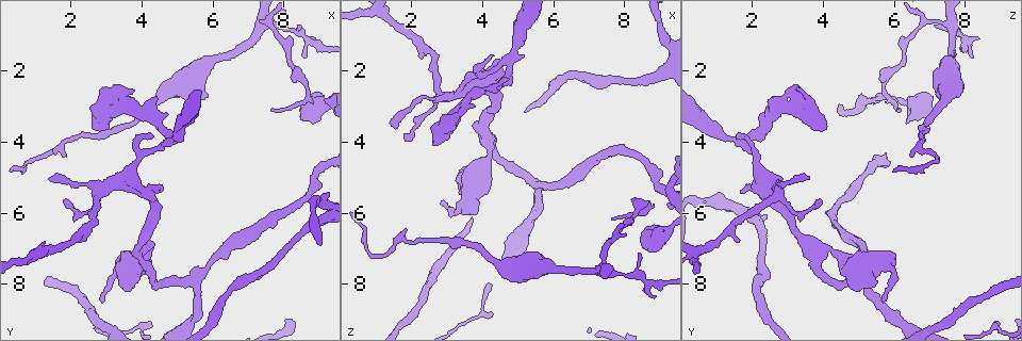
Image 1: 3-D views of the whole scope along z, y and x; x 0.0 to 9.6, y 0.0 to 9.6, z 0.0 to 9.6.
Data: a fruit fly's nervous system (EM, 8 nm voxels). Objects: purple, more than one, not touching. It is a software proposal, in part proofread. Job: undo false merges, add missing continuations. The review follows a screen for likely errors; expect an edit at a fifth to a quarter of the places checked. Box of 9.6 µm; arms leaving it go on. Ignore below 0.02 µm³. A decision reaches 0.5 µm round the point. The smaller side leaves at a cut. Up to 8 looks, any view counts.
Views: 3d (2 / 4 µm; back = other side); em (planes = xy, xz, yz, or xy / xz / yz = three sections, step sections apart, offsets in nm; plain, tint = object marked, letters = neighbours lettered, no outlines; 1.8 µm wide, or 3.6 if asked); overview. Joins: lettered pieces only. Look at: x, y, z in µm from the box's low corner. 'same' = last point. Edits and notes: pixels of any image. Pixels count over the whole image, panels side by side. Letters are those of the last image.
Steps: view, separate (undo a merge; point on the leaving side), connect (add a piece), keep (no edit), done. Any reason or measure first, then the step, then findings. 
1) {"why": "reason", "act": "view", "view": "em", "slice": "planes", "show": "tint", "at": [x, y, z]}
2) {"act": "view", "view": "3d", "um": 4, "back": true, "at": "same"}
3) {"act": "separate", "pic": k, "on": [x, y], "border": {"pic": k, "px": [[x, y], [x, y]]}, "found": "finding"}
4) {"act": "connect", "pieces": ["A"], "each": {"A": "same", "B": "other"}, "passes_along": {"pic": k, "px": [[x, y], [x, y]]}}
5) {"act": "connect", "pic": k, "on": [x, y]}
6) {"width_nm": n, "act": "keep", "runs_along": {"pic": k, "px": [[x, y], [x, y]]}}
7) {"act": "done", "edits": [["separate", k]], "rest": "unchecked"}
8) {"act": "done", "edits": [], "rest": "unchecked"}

{"why": "touches itself", "act": "view", "view": "3d", "um": 2, "at": [2.95, 3.15, 3.55]}

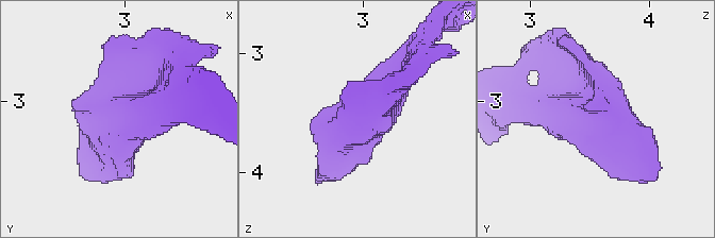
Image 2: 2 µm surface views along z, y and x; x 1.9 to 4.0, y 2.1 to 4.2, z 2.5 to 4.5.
{"why": "need the tissue", "act": "view", "view": "em", "slice": "planes", "show": "letters", "at": [3.00, 3.14, 3.56]}

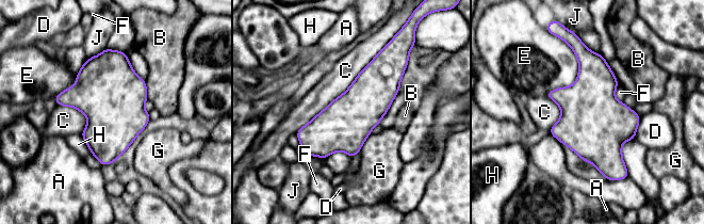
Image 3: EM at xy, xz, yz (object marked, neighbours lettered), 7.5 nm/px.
{"act": "keep", "each": {"A": "other", "B": "other", "C": "other", "D": "other", "E": "other", "F": "other", "G": "other", "H": "other", "J": "other"}, "border": {"pic": 3, "px": [[385, 46], [344, 92], [295, 133]]}, "found": "all the same neuron"}

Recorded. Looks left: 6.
{"why": "three arms meet", "act": "view", "view": "3d", "um": 4, "at": [4.10, 7.00, 4.05]}

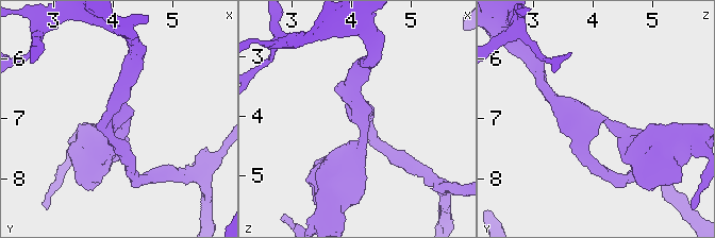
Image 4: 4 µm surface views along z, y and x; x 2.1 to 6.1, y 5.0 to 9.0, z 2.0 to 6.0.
{"act": "view", "view": "em", "slice": "planes", "show": "letters", "at": [4.10, 7.00, 4.05]}

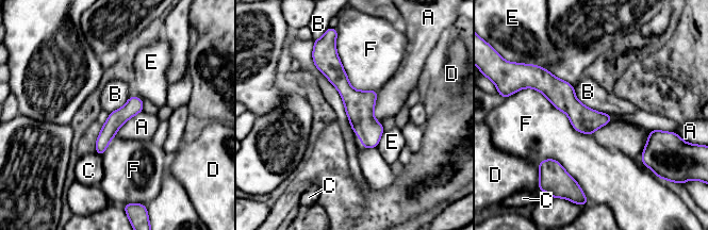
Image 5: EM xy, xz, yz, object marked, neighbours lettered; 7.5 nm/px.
{"longest_contact_nm": ["F", 600], "act": "keep", "each": {"A": "other", "B": "other", "C": "other", "D": "other", "E": "other", "F": "other"}, "runs_along": {"pic": 5, "px": [[332, 55], [374, 145]]}, "found": "continuous, no second neuron"}

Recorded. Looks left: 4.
{"why": "thick turns thin", "act": "view", "view": "3d", "um": 4, "at": [5.05, 3.50, 0.75]}

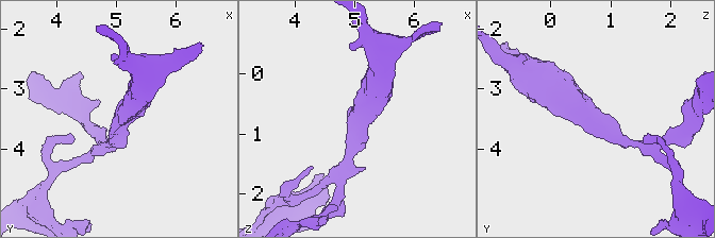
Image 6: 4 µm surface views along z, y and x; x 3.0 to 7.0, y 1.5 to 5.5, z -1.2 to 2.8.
{"arm_widths_nm": [180, 420], "why": "shape alone is not enough", "act": "view", "view": "em", "slice": "planes", "show": "plain", "at": [5.15, 3.50, 0.70]}

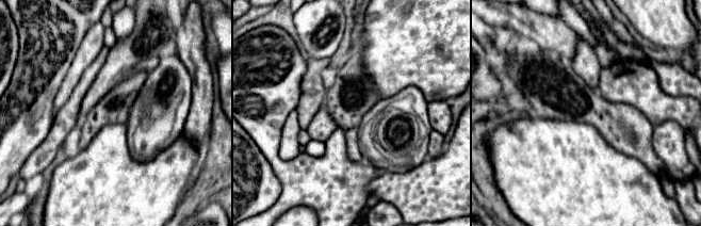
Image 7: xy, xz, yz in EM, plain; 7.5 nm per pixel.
{"why": "what lies round it", "act": "view", "view": "em", "slice": "planes", "show": "letters", "at": "same"}

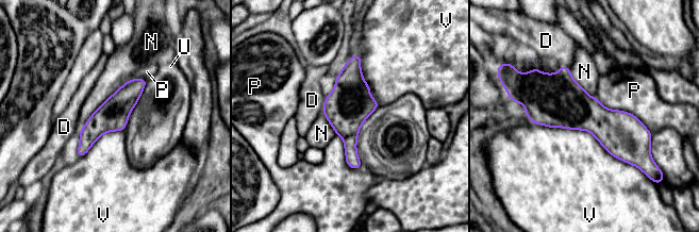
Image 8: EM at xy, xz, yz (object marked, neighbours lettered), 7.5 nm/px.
{"longest_contact_nm": ["V", 950], "act": "keep", "each": {"D": "other", "N": "other", "P": "other", "U": "other", "V": "other"}, "border": {"pic": 8, "px": [[528, 120], [587, 130], [641, 170]]}, "found": "all the same neuron"}

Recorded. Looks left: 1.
{"act": "done", "edits": [], "rest": "unchecked"}

